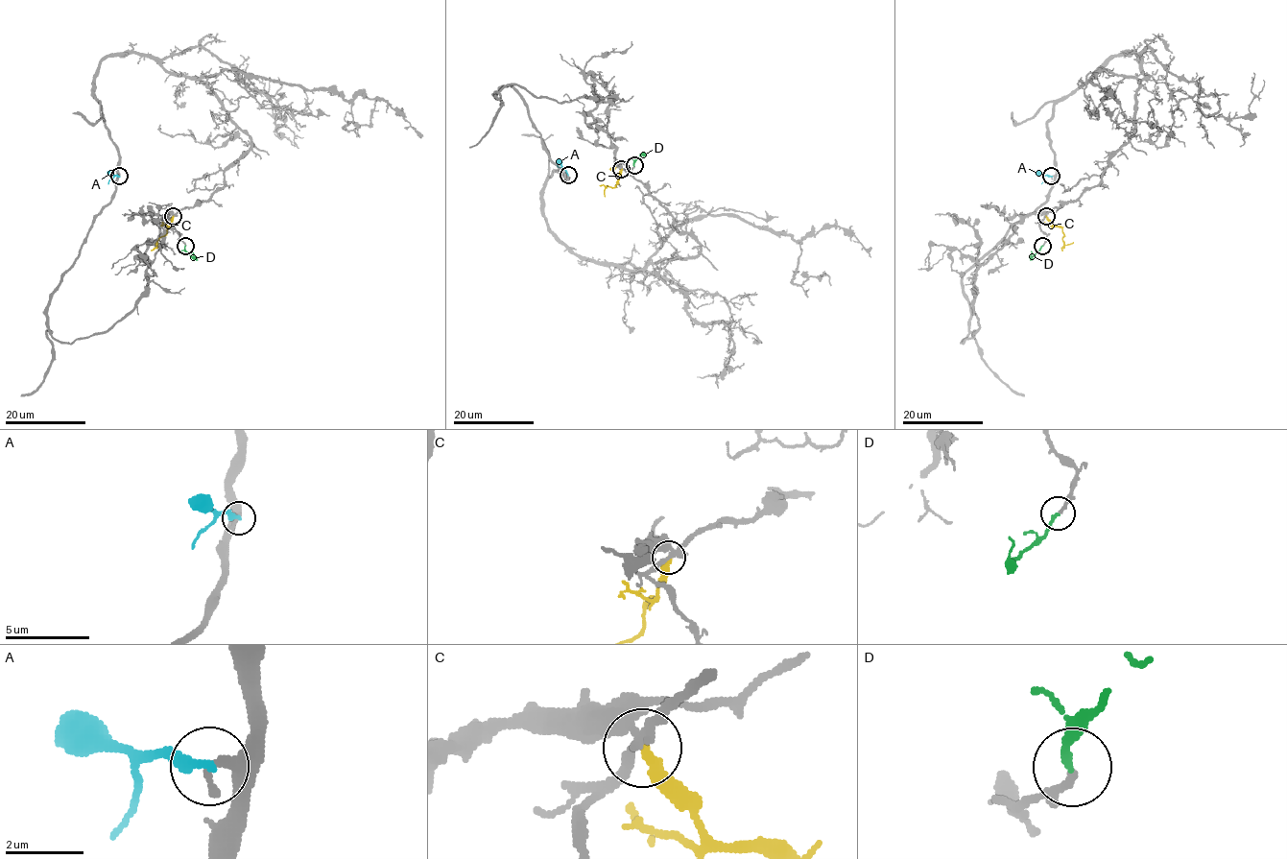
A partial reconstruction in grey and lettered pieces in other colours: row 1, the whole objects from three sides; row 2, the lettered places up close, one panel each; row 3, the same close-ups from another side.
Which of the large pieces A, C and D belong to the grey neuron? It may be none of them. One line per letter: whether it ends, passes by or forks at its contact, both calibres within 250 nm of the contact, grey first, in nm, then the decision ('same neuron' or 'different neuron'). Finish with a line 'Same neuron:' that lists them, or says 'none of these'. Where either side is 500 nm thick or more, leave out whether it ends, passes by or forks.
A: it ends; calibres 360 and 280 nm; different neuron
C: it ends; calibres 280 and 320 nm; different neuron
D: it ends; calibres 180 and 180 nm; same neuron
Same neuron: D

